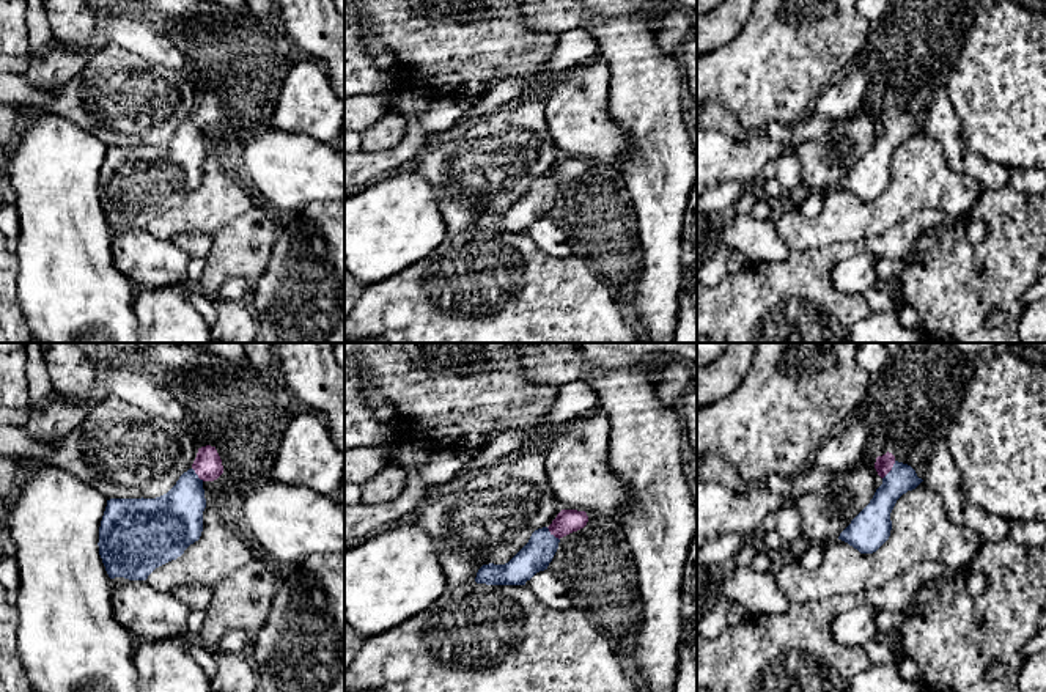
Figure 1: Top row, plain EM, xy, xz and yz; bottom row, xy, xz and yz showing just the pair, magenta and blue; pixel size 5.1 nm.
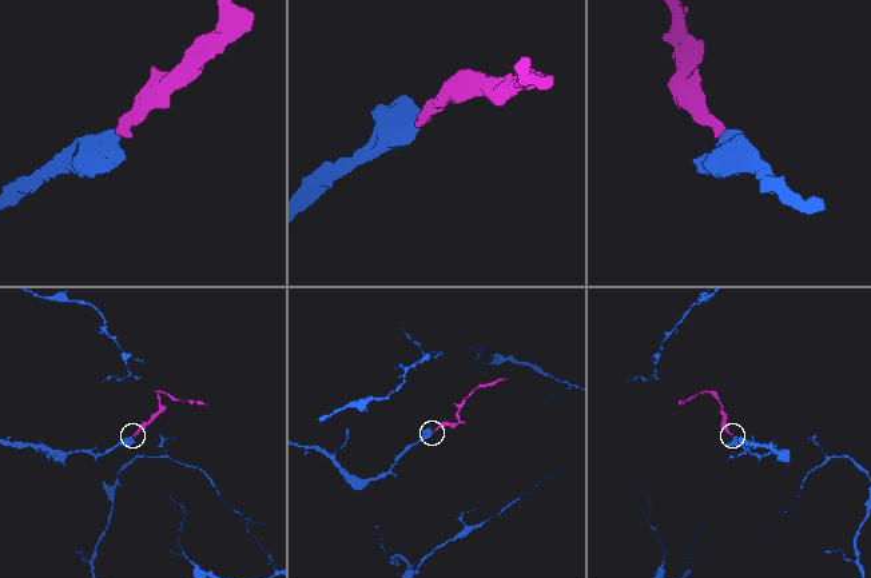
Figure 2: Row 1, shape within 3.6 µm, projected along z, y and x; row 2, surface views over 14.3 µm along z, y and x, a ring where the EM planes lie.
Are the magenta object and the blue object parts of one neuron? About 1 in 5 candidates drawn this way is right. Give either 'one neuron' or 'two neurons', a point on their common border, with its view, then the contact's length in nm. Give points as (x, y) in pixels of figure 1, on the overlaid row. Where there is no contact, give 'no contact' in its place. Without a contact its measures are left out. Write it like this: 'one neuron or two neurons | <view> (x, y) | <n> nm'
one neuron | yz (891, 469) | 120 nm

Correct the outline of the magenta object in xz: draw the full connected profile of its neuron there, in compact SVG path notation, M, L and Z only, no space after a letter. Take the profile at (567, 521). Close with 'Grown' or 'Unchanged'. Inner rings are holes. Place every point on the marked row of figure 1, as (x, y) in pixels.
M562 510L549 527L532 533L529 543L505 565L483 565L475 577L486 585L525 585L536 572L547 569L563 536L584 528L585 511Z. Grown

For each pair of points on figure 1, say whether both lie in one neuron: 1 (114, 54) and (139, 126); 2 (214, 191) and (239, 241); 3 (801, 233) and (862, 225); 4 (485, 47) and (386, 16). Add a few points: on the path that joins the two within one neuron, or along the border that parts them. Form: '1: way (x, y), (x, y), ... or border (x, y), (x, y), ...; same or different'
1: way (114, 71), (117, 93), (132, 109); same
2: border (258, 203), (211, 235); different
3: way (817, 231), (832, 225), (847, 225); same
4: way (460, 32), (433, 30), (420, 22), (411, 22); same

